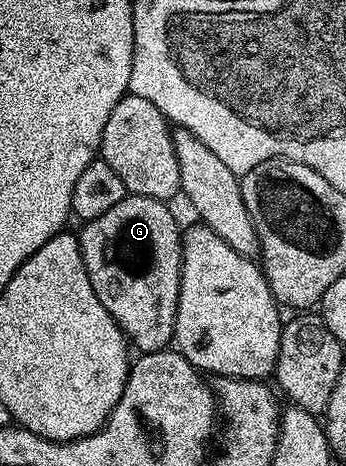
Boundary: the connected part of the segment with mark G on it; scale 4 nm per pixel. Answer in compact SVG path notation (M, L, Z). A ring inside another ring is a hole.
M128 195L77 233L85 271L101 307L113 315L140 354L168 348L175 336L183 243L181 225L175 222L171 207L157 199Z

